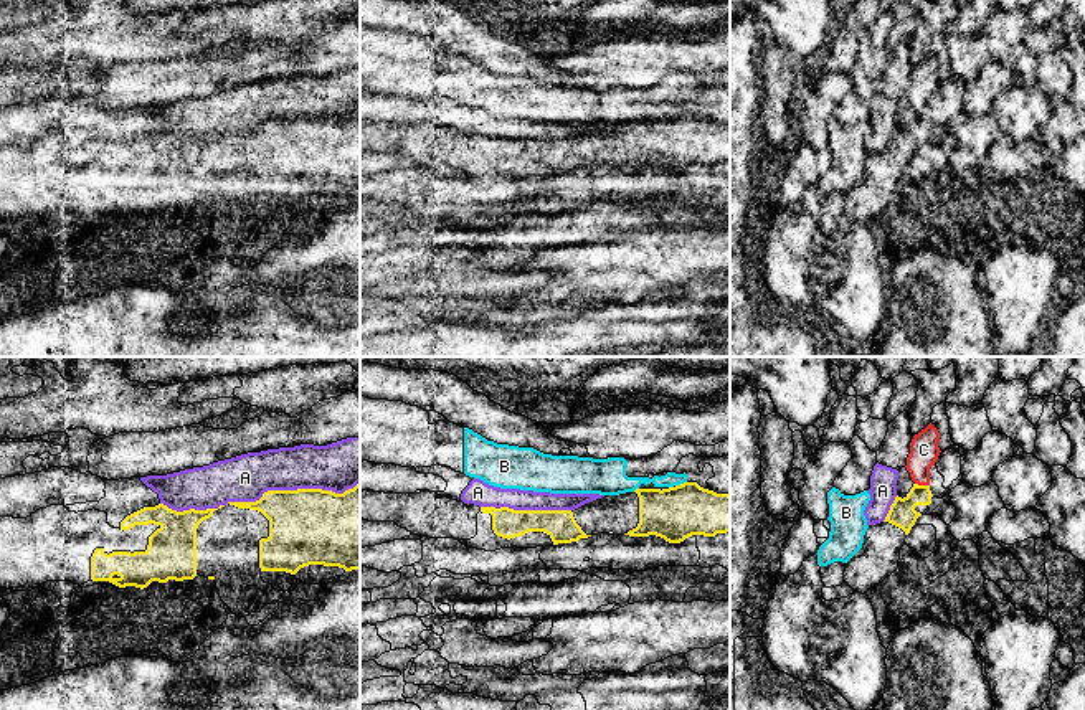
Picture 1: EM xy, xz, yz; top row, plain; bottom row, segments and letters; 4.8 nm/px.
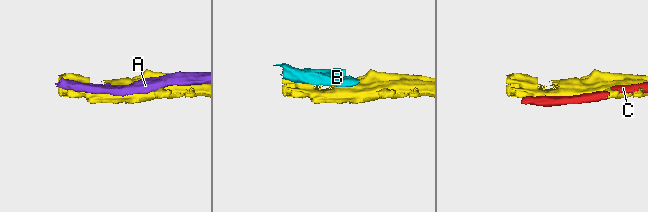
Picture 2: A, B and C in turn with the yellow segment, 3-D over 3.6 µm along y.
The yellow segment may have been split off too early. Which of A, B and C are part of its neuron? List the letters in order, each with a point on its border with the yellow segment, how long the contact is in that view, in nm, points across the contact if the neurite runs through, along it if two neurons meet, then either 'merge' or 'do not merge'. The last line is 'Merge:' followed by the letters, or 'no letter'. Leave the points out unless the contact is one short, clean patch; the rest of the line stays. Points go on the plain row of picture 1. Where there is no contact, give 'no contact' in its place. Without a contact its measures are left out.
A: meets yellow in xy at (293, 121); contact 650 nm long; do not merge
B: meets yellow in xz at (681, 114); contact 60 nm long; do not merge
C: meets yellow in yz at (922, 116); contact 70 nm long; do not merge
Merge: no letter

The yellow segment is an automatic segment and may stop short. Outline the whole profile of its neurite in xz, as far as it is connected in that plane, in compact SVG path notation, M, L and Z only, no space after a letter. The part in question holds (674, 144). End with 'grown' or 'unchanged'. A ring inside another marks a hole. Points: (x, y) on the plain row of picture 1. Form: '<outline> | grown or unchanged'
M697 112L603 125L575 140L479 137L436 122L360 122L360 149L395 152L418 167L471 170L477 165L479 142L492 145L497 167L510 170L543 162L553 175L598 163L656 165L669 173L680 173L692 165L715 167L730 162L730 125L704 119Z | grown

